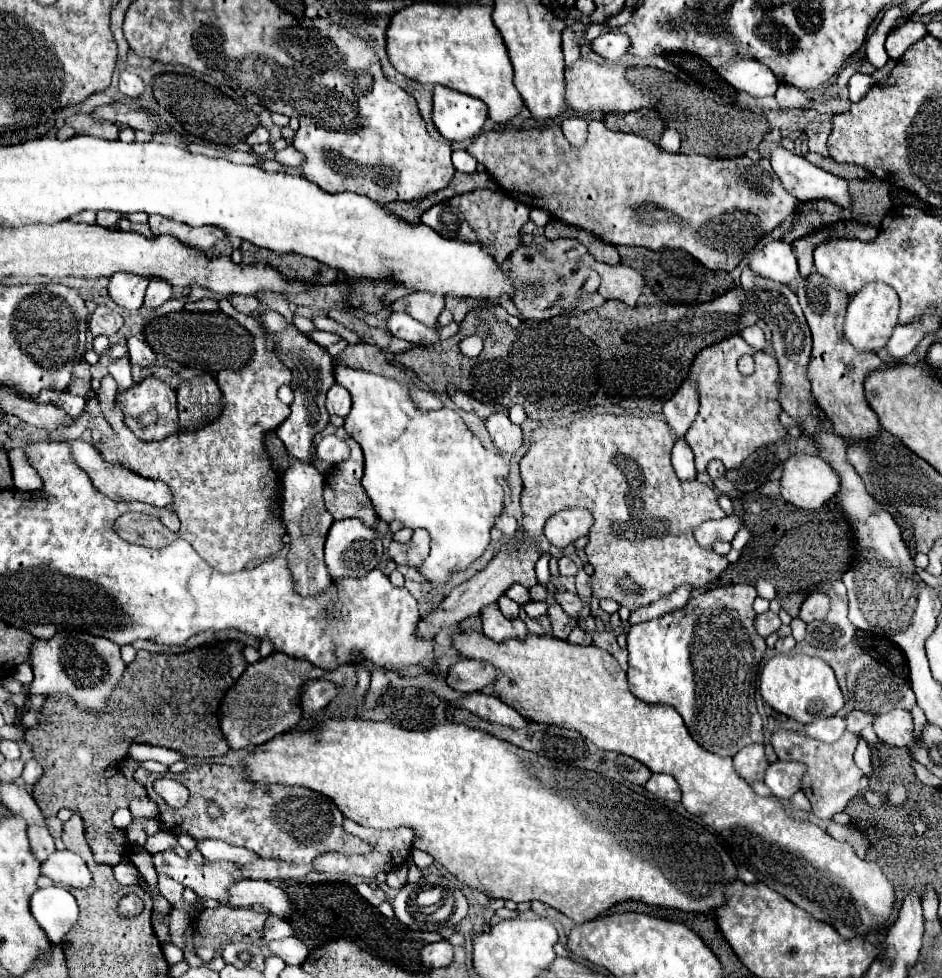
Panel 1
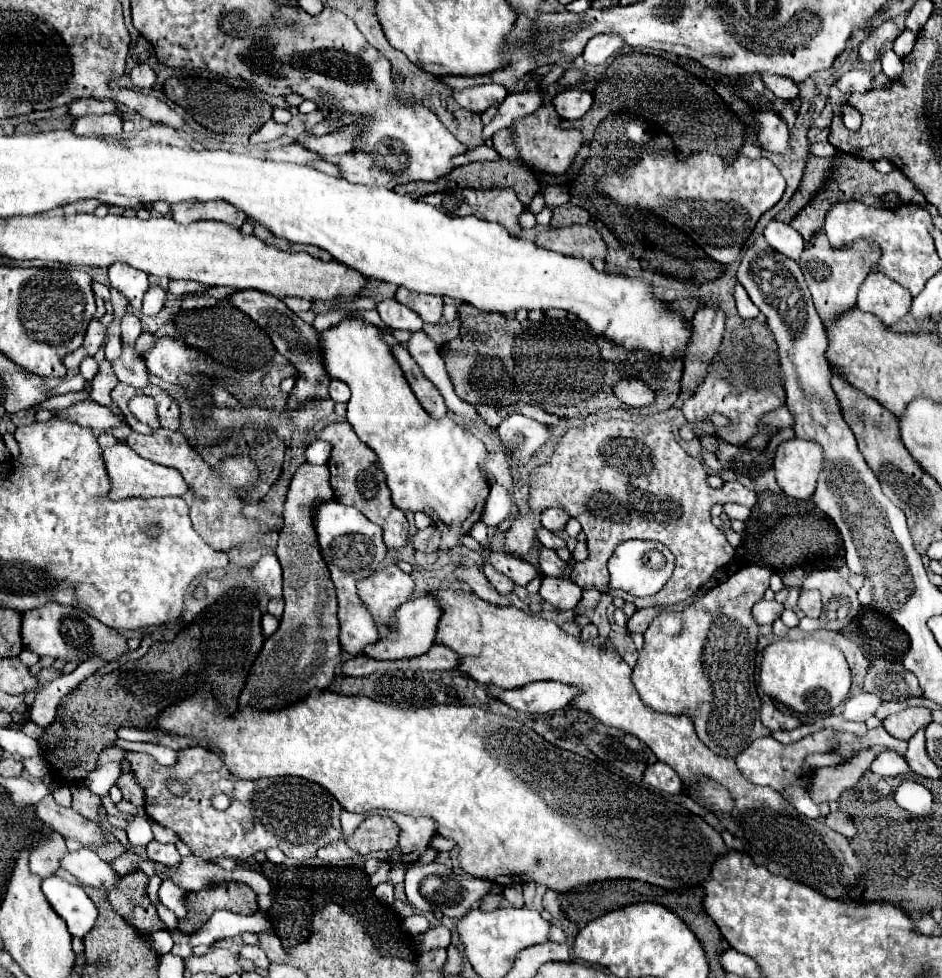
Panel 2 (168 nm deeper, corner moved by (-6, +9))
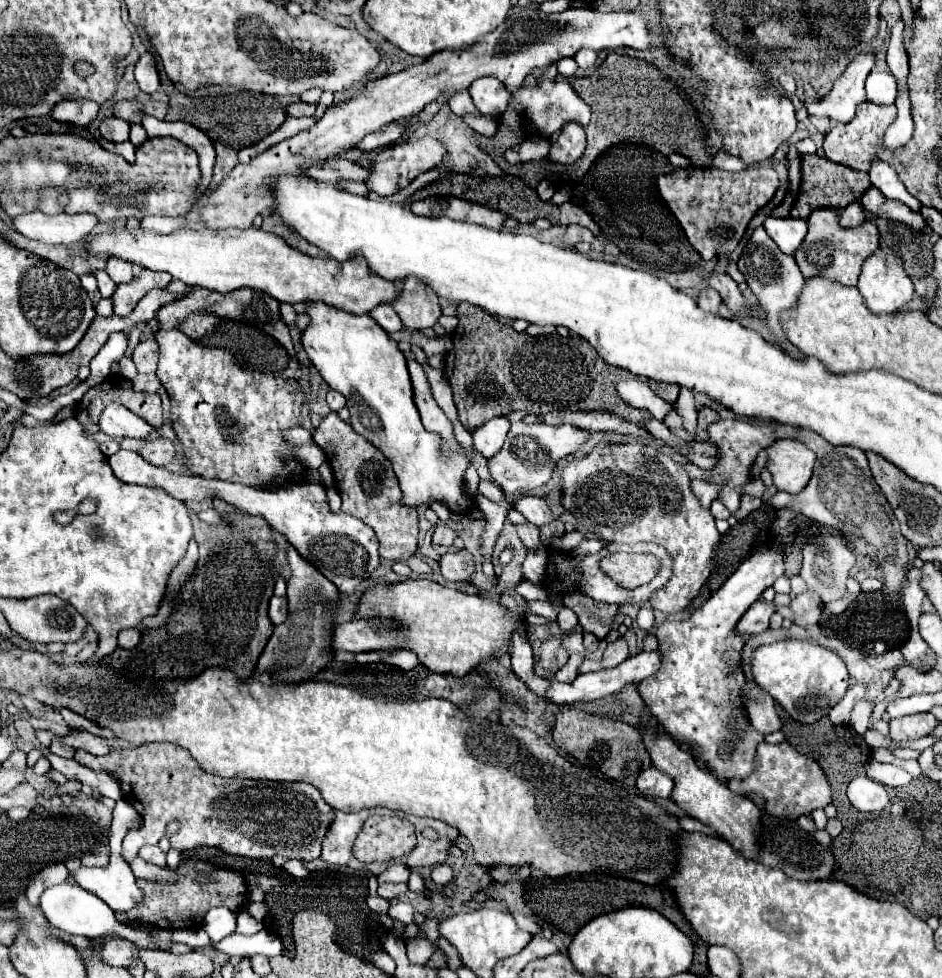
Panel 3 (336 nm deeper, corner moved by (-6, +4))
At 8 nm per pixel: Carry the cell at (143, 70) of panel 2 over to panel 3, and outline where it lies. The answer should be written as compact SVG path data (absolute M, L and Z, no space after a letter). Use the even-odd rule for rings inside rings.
M143 54L139 58L139 62L135 64L135 80L143 92L147 92L147 94L157 92L159 76L157 76L157 68L155 68L151 54Z

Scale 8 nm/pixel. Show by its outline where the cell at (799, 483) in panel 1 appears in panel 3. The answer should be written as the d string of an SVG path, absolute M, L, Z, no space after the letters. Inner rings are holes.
M777 440L767 448L767 468L781 492L799 494L811 480L815 454L797 440Z

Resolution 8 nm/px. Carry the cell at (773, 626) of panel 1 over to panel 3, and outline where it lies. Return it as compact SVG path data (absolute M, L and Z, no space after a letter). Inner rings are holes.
M757 600L745 614L743 618L739 620L737 624L737 630L743 634L743 636L753 636L753 634L759 634L759 632L765 632L769 628L769 618L775 614L775 606L773 604L767 604L763 600Z

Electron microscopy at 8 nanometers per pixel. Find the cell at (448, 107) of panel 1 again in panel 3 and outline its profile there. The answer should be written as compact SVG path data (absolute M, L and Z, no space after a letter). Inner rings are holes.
M491 76L475 80L469 88L469 94L473 98L475 108L485 116L495 116L497 118L507 108L509 94L507 94L505 86L499 80L491 78Z

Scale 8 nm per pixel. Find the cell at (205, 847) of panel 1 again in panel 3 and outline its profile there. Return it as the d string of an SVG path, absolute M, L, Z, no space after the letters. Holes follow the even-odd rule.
M287 860L283 864L283 868L296 878L305 878L309 874L309 871L303 866L303 862L299 862L299 860Z

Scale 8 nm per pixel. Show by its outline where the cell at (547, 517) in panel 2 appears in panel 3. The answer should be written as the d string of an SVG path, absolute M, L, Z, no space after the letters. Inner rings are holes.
M521 496L515 502L515 510L519 510L535 526L545 526L545 524L553 522L553 514L551 514L547 502L537 496Z

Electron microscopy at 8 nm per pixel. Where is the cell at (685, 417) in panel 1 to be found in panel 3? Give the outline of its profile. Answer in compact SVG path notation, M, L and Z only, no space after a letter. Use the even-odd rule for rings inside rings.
M703 288L699 298L697 298L697 304L703 312L709 312L709 314L719 314L719 308L723 304L719 292L715 292L713 288Z

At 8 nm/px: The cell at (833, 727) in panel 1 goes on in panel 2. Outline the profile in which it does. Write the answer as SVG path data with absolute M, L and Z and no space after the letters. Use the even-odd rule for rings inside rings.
M859 693L851 697L843 709L843 717L849 721L867 721L883 701L871 693Z

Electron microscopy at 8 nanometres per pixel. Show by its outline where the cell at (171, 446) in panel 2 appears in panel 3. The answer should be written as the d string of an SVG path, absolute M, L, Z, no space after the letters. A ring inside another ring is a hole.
M151 438L151 440L143 440L139 454L153 466L165 466L175 460L177 450L175 444L167 438Z

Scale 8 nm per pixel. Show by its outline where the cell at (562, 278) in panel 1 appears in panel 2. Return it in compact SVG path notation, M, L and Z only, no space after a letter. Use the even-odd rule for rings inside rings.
M571 225L571 227L561 227L561 229L549 229L543 231L537 239L537 245L549 247L553 251L559 251L563 255L581 255L585 259L605 259L605 243L601 235L589 227L589 225Z

